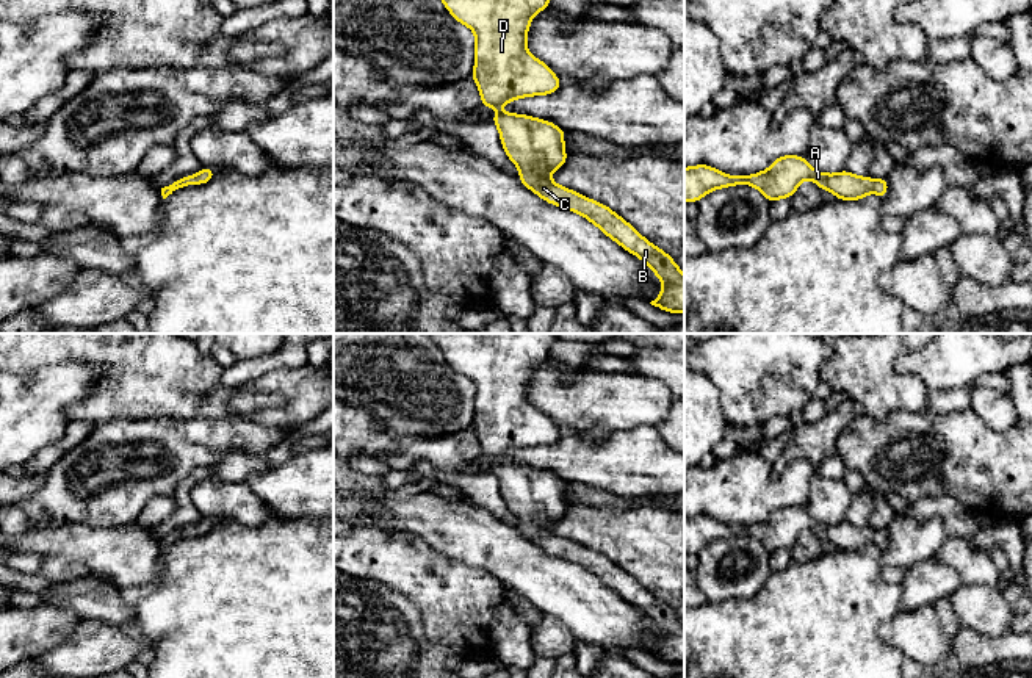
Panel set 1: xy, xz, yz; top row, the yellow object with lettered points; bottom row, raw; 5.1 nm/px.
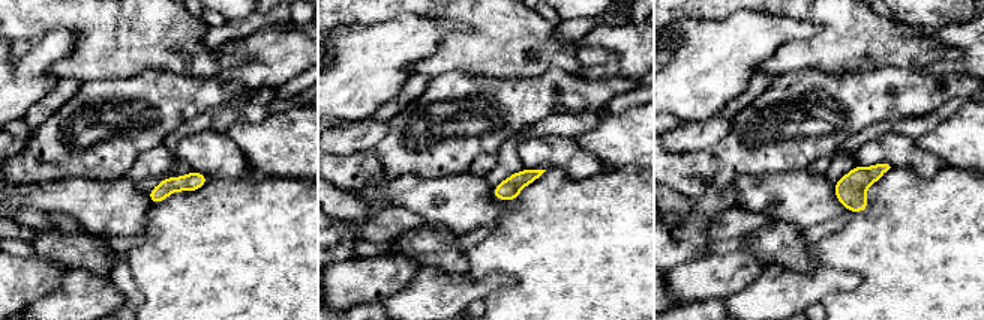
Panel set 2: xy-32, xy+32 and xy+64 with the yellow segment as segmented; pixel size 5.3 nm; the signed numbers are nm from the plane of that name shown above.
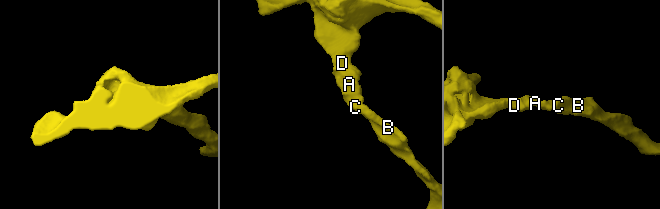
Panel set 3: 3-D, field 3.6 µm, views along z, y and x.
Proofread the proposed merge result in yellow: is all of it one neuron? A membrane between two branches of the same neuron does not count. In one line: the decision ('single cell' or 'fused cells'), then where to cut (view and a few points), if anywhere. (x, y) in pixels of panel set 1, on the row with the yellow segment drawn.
single cell; cut none

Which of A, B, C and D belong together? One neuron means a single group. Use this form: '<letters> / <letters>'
A B C D

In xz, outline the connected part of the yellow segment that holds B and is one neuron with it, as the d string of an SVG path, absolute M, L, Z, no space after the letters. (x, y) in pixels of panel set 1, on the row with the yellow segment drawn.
M496 113L492 121L507 158L521 171L518 180L545 202L575 211L595 224L625 251L639 257L666 283L650 304L684 313L684 274L673 258L645 240L631 224L604 204L551 182L547 175L567 161L565 132L550 121L526 114Z

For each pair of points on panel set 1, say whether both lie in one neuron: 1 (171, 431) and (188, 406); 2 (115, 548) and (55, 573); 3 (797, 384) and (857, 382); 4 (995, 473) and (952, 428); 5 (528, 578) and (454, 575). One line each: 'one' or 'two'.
1: two
2: two
3: two
4: one
5: two

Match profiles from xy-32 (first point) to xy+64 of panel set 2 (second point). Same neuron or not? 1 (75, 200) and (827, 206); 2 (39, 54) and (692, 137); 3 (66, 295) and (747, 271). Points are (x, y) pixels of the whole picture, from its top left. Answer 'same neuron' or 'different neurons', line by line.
1: same neuron
2: different neurons
3: different neurons

